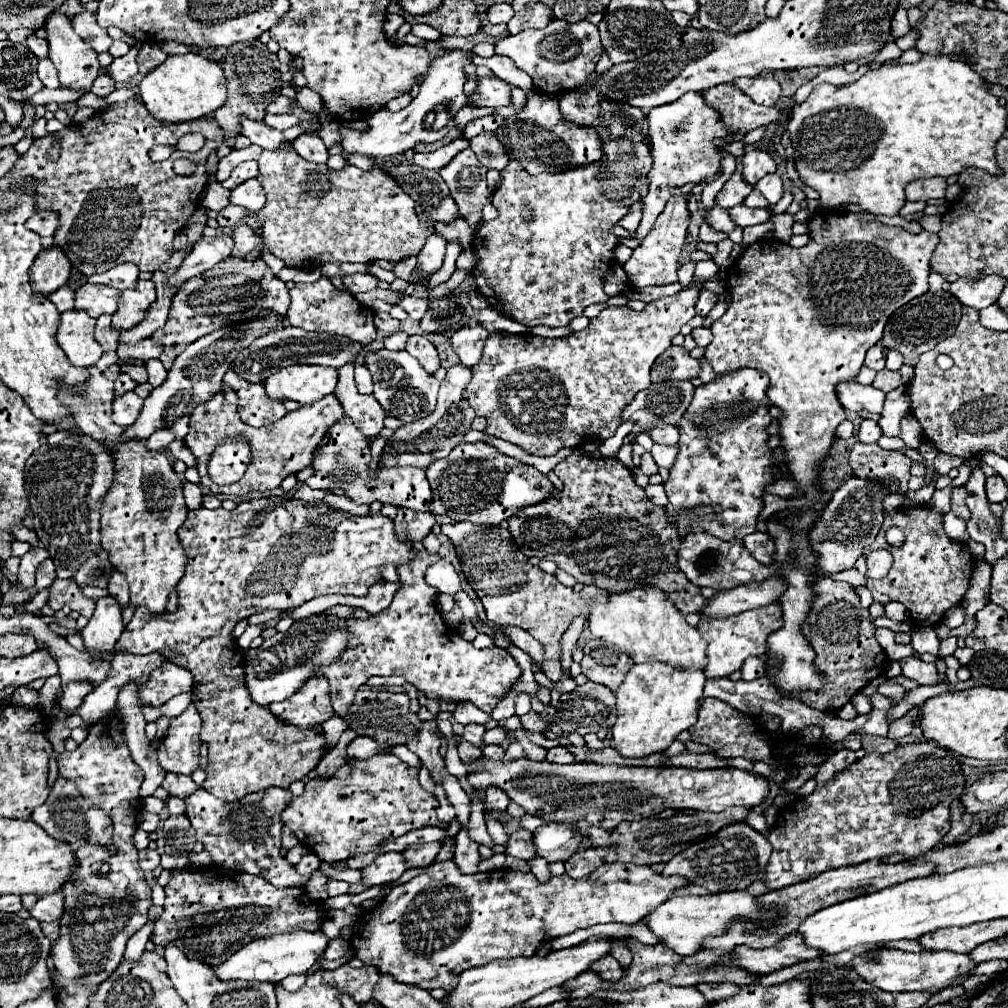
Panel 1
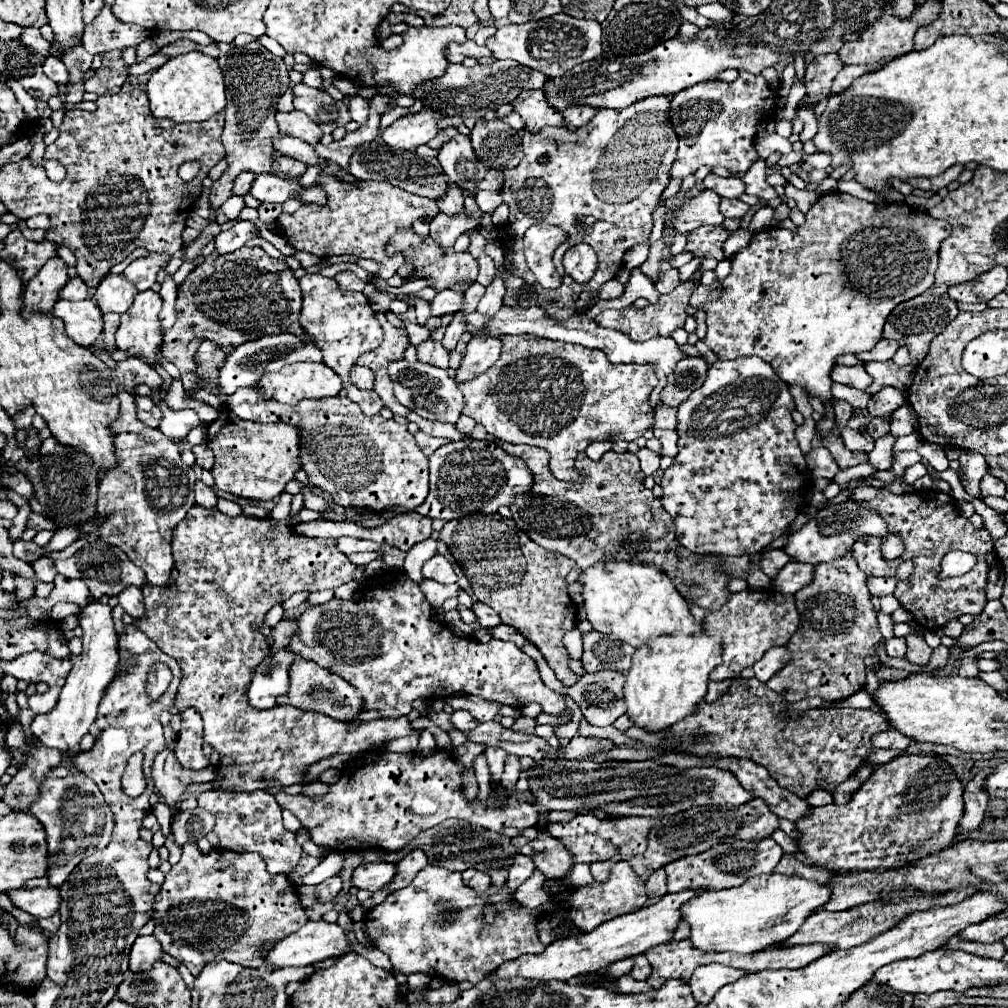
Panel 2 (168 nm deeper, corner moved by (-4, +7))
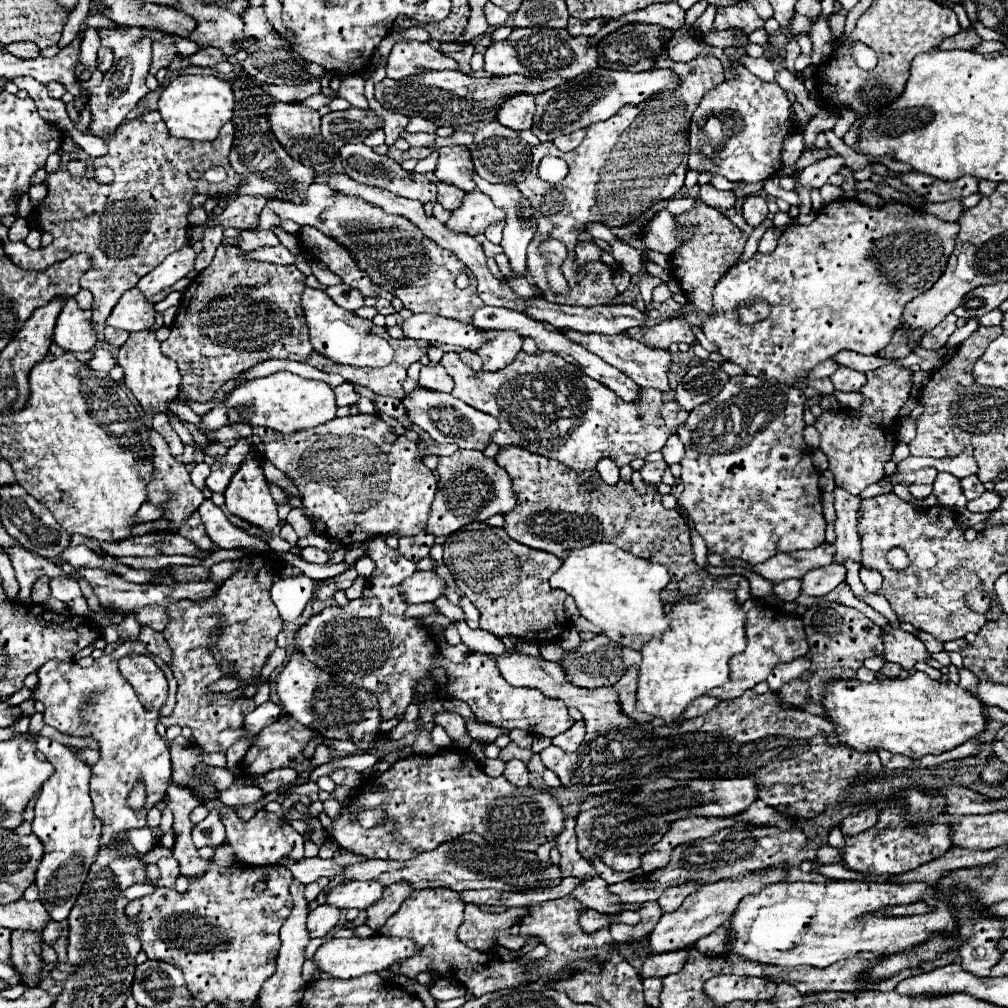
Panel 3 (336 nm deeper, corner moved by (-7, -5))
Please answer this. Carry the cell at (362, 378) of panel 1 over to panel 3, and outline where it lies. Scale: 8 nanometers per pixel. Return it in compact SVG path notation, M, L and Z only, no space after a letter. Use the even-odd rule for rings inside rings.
M350 382L336 386L334 392L336 392L338 406L352 406L352 404L356 404L356 400L360 400L360 394L354 390L354 386Z

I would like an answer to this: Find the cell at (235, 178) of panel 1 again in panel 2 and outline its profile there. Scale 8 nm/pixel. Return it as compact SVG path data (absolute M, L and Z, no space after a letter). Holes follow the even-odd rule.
M243 172L241 176L237 176L237 180L235 180L235 186L233 186L233 194L235 196L245 196L247 192L249 192L249 188L251 188L251 184L253 184L253 180L255 180L255 176L253 176L253 172Z

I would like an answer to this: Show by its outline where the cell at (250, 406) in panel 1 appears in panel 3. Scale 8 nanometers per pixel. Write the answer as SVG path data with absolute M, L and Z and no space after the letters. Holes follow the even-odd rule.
M380 416L336 418L336 434L328 432L326 426L294 432L292 436L252 426L252 434L262 438L264 458L294 480L304 508L324 522L328 538L350 546L386 532L414 536L424 528L436 492L436 478L418 458L416 442L404 436L394 436L392 442L384 440L390 426Z

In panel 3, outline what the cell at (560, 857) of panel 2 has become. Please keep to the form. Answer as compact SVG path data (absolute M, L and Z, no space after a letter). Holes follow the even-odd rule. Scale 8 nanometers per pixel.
M598 876L596 878L584 878L574 890L572 890L572 898L580 900L584 906L588 908L594 908L598 912L606 912L606 914L616 914L620 912L618 904L620 904L620 898L610 894L606 890L606 882L600 880Z

